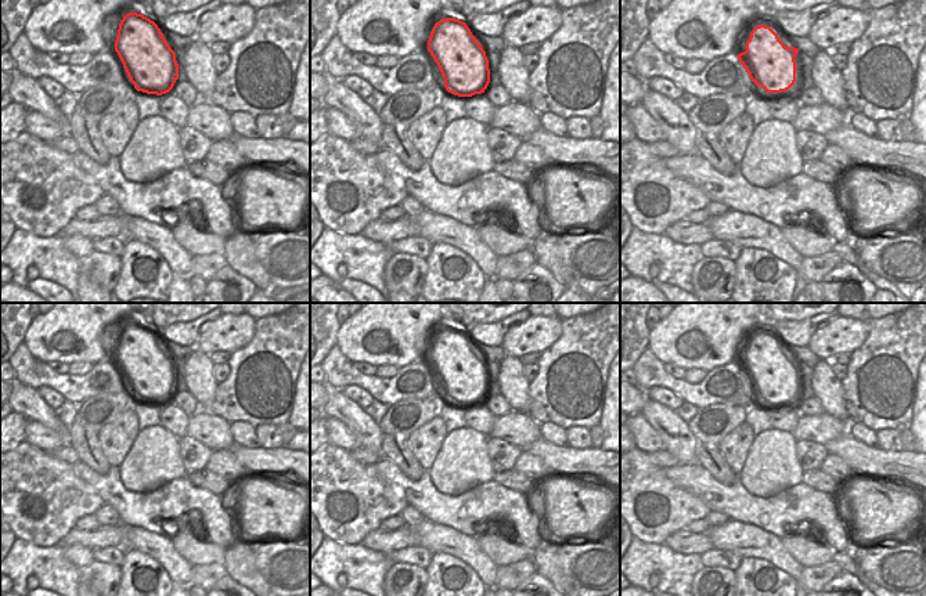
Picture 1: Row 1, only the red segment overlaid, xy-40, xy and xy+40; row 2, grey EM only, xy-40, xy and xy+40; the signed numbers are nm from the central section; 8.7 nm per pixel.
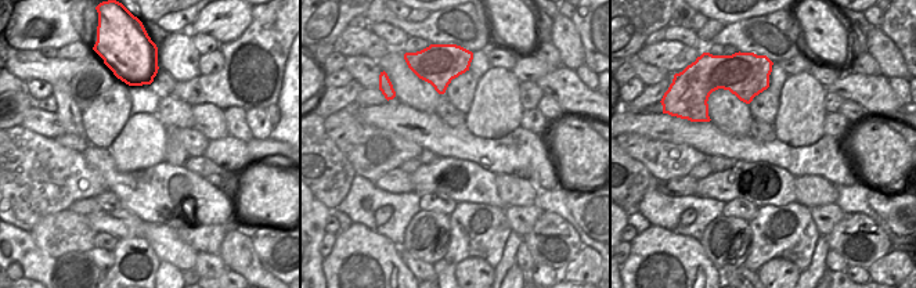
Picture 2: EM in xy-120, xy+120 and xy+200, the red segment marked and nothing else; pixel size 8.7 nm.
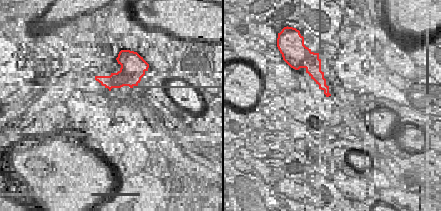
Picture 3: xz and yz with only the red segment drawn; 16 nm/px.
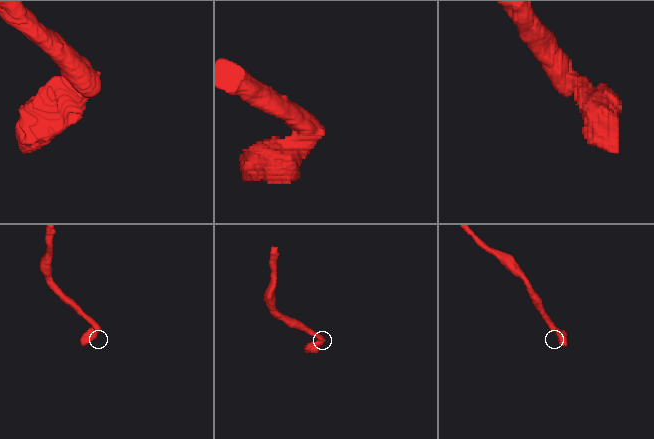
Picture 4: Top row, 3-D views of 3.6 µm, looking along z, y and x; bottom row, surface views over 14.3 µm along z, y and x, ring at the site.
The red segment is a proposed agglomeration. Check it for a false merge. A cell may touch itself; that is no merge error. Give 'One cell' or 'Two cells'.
Two cells

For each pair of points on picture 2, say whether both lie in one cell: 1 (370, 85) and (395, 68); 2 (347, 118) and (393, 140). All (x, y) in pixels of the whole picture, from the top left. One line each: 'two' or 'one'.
1: two
2: one

